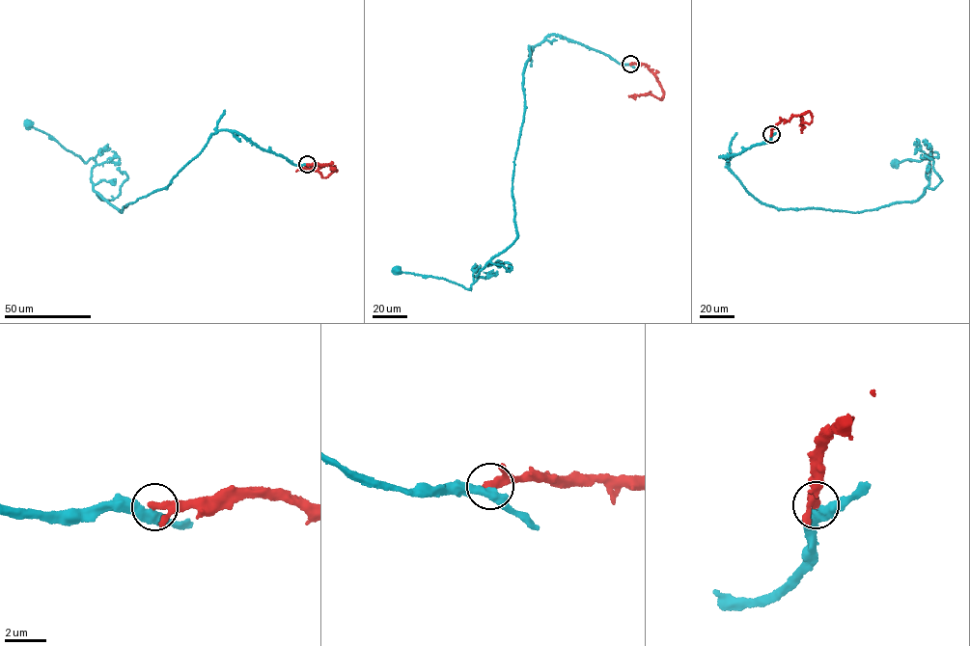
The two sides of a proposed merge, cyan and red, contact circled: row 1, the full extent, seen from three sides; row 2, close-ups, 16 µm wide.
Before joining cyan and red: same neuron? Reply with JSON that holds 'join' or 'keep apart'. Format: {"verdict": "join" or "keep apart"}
{"verdict": "keep apart"}

